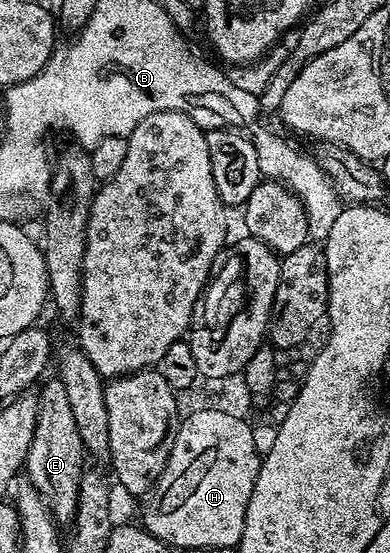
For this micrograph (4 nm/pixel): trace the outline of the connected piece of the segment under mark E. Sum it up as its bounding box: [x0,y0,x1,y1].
[24,377,84,524]

